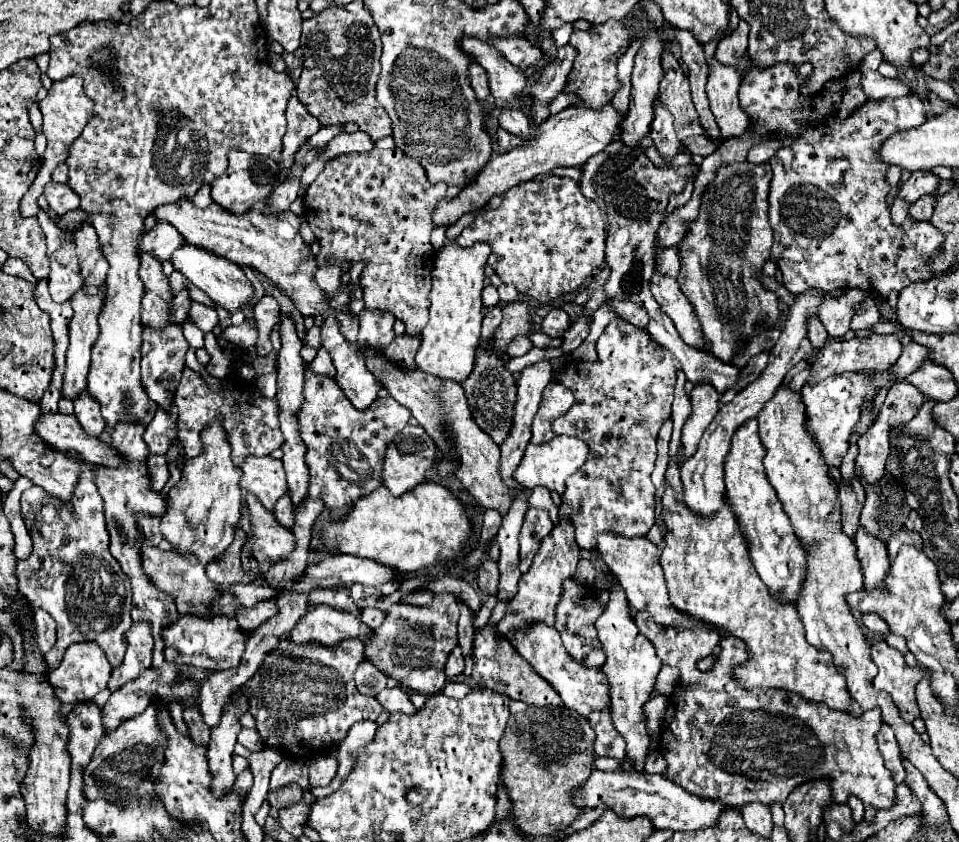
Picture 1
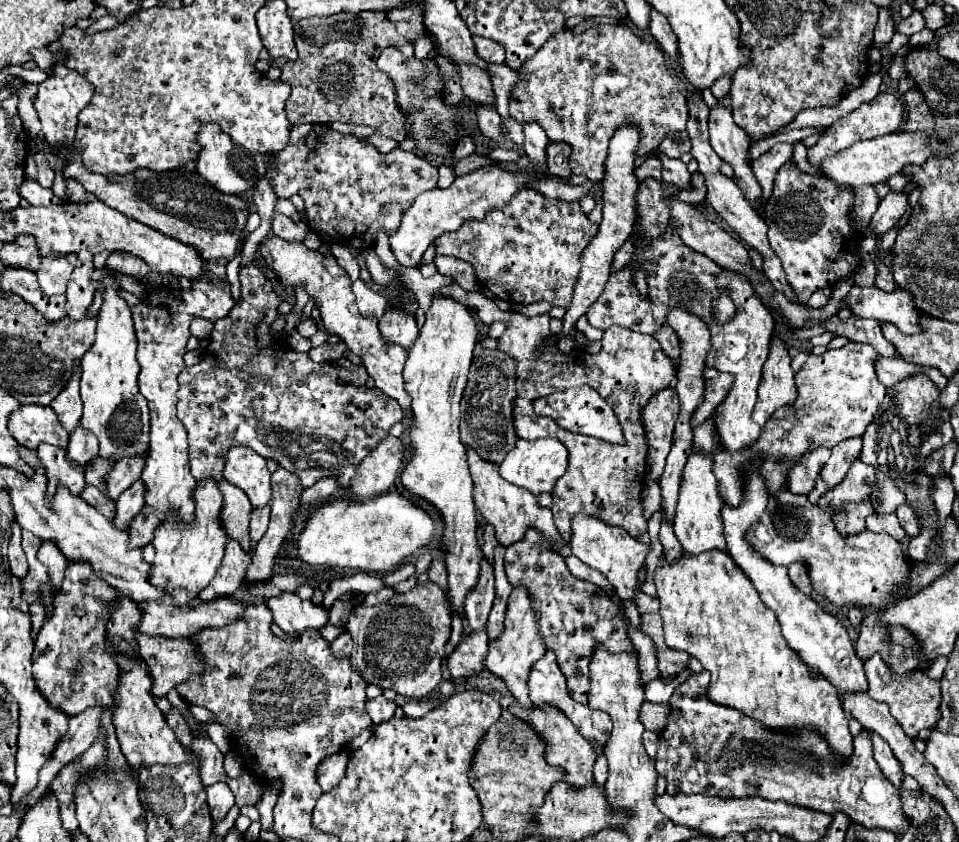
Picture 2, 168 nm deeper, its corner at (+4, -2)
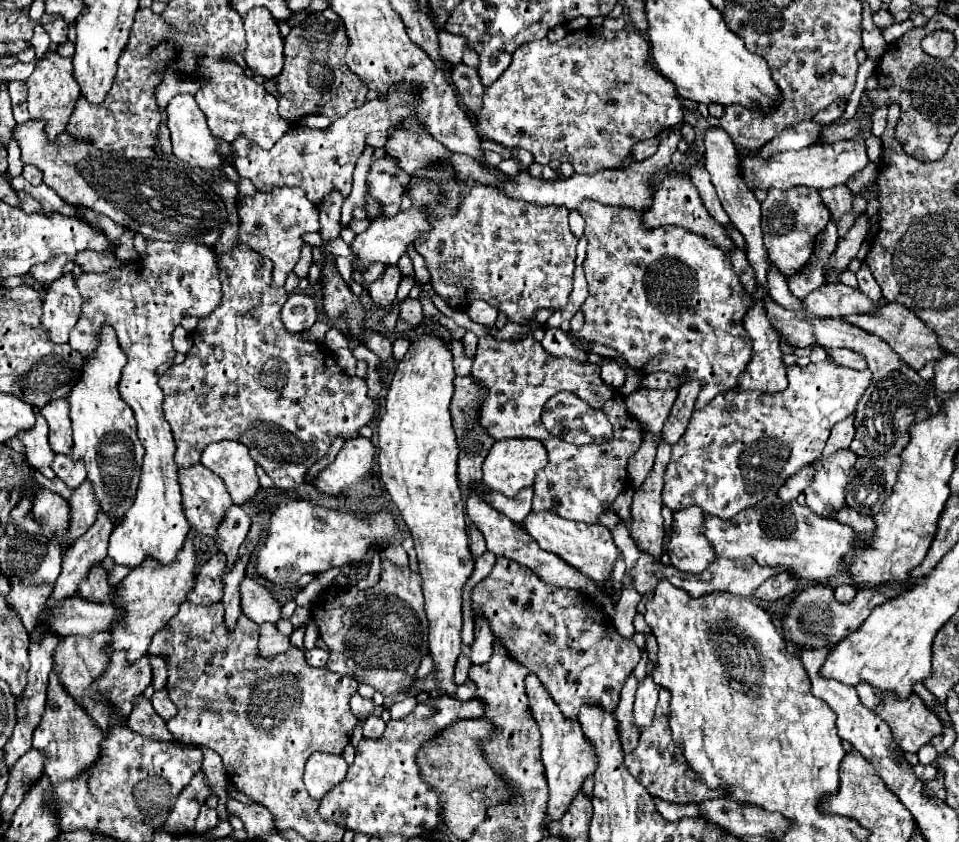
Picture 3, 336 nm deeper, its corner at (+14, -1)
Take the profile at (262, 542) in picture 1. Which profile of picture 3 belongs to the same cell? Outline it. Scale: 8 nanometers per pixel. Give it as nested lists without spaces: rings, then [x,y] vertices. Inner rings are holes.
[[[194,465],[192,469],[178,469],[178,477],[180,477],[180,485],[182,485],[184,515],[188,517],[192,529],[196,529],[208,537],[216,537],[226,511],[232,507],[232,499],[230,499],[230,493],[228,493],[224,481],[216,473],[206,469],[204,465]]]

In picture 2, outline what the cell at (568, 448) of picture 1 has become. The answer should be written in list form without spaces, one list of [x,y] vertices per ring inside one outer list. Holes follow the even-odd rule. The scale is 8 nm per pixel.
[[[544,438],[544,440],[518,440],[514,450],[506,454],[506,458],[500,464],[500,476],[508,480],[514,486],[520,486],[528,490],[530,494],[538,496],[542,492],[550,492],[554,488],[554,482],[566,472],[568,466],[568,452],[562,442],[556,438]]]

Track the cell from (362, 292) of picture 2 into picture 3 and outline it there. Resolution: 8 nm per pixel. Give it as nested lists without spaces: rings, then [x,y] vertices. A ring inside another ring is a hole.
[[[337,256],[335,260],[336,266],[340,271],[342,278],[347,284],[350,284],[353,271],[352,264],[350,263],[350,261],[348,261],[347,258],[342,256]]]

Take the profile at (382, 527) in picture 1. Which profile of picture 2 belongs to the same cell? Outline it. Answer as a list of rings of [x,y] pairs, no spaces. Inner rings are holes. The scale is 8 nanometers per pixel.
[[[388,492],[368,502],[334,500],[308,516],[298,536],[296,558],[316,570],[350,568],[382,576],[410,562],[410,554],[432,540],[432,528],[432,518],[398,492]]]

